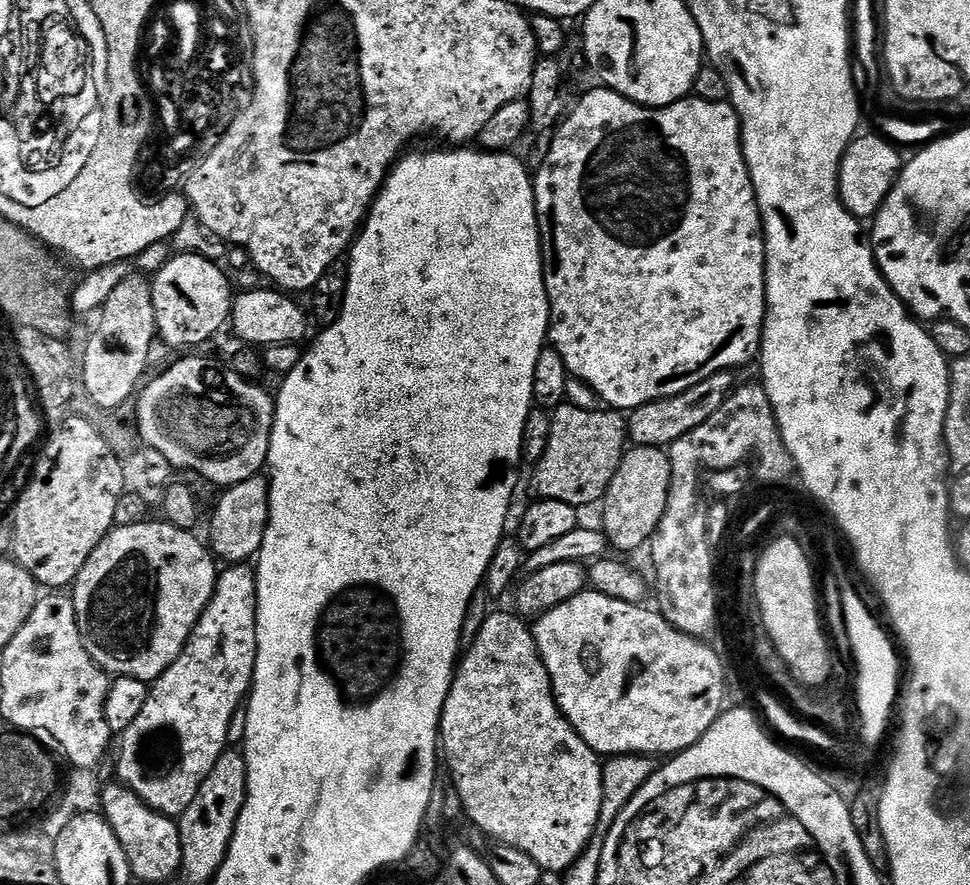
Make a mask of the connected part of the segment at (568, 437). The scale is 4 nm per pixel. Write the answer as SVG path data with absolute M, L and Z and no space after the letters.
M568 403L555 405L551 413L552 430L548 445L535 465L536 488L540 491L537 493L544 498L558 496L573 502L599 501L607 493L629 447L630 424L623 411L608 406L583 408L580 404Z

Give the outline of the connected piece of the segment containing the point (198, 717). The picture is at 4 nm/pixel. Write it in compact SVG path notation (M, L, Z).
M236 562L228 569L221 571L216 577L216 589L212 595L212 601L206 606L206 610L202 614L200 621L194 626L194 630L188 639L188 645L182 650L182 654L177 660L165 670L165 672L157 678L151 685L148 701L146 706L142 708L142 714L138 714L138 718L134 718L134 722L119 737L118 748L120 744L120 761L117 762L116 768L120 771L119 779L125 785L135 789L152 808L157 812L163 812L166 816L173 818L179 817L190 806L190 802L194 802L194 798L198 794L198 790L202 790L202 782L206 782L206 778L210 774L210 770L214 770L214 766L218 762L218 758L229 747L227 740L227 731L230 727L230 720L234 717L234 712L245 703L246 697L249 695L252 687L252 675L256 673L256 570L251 563Z

